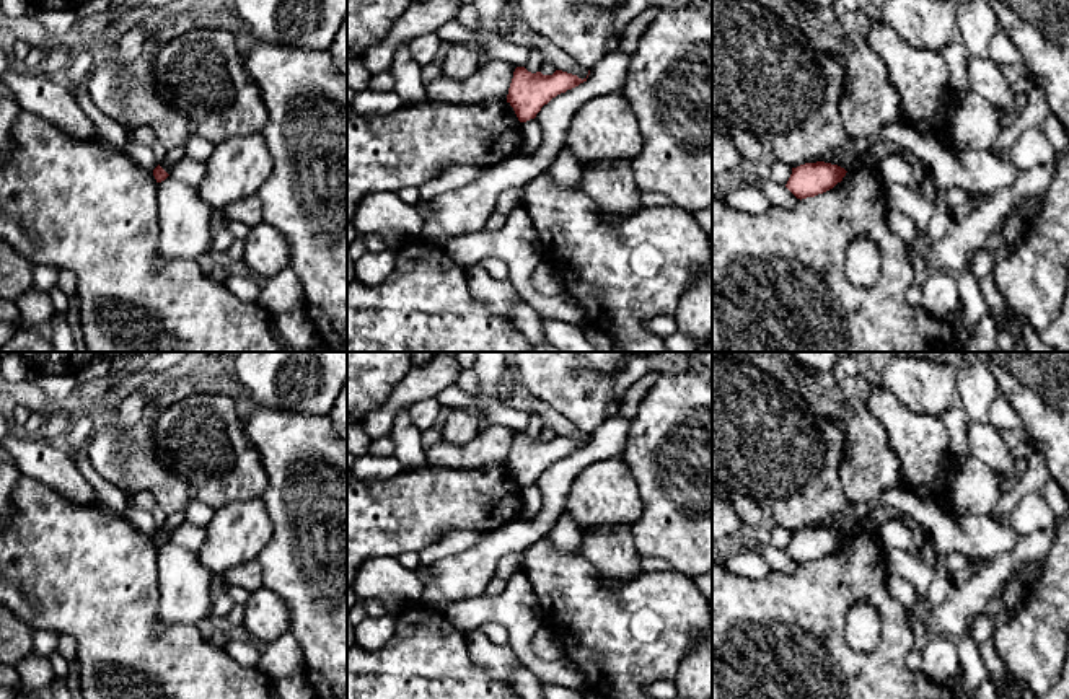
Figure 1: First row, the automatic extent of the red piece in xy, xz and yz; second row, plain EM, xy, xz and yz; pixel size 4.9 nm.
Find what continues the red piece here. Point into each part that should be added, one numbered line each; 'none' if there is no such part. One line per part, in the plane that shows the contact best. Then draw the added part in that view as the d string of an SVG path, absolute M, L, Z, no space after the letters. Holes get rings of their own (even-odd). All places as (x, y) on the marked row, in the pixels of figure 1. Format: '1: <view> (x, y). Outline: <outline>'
none

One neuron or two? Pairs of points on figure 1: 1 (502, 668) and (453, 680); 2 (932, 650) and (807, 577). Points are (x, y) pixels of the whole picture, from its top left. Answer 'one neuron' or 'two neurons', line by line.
1: two neurons
2: two neurons

